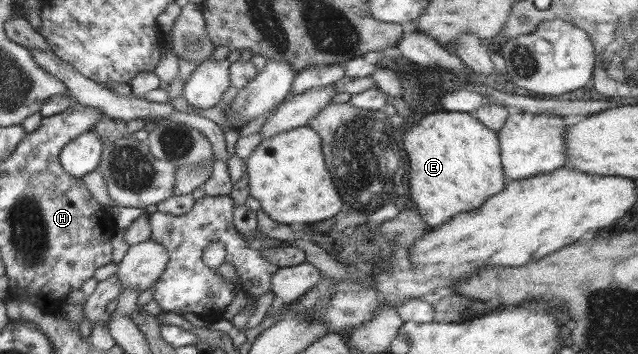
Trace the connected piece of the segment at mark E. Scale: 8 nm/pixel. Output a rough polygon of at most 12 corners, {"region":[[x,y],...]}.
{"region":[[468,113],[405,133],[431,227],[506,187],[498,134]]}

